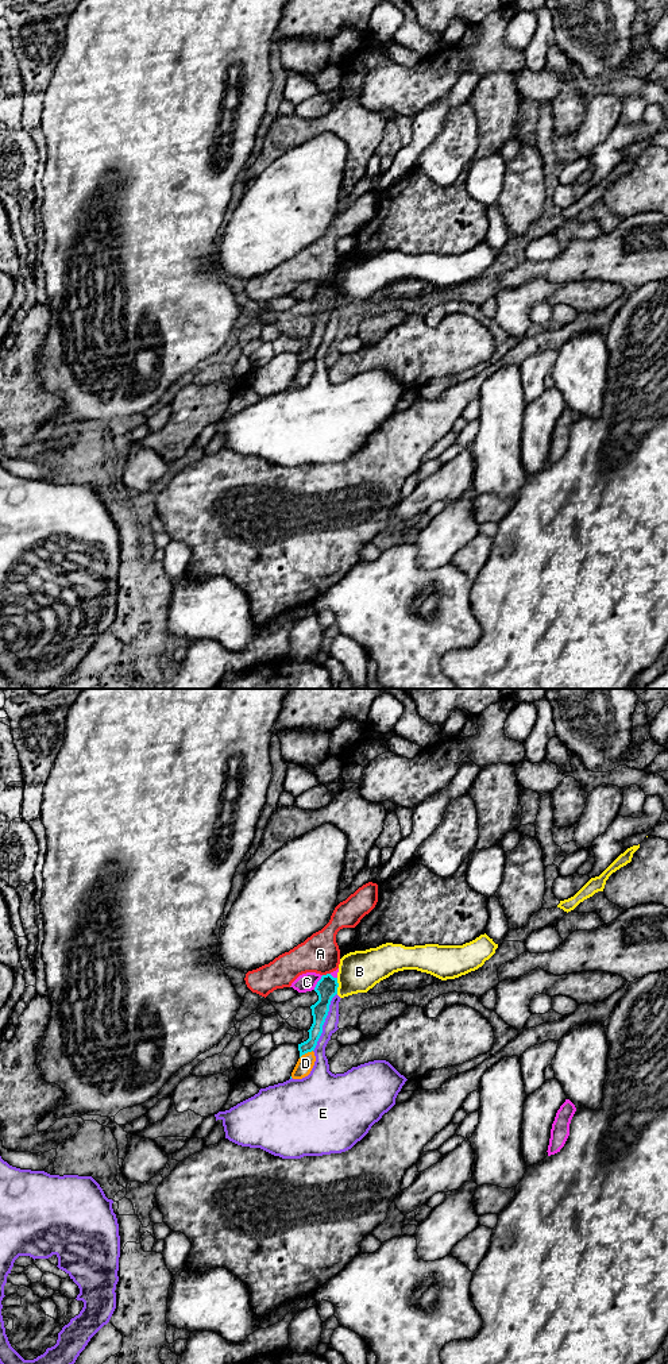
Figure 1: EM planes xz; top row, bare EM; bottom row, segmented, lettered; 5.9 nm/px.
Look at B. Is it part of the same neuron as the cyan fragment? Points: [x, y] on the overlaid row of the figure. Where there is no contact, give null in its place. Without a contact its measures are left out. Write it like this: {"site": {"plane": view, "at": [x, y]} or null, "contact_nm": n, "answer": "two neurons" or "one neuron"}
{"site": {"plane": "xz", "at": [338, 986]}, "contact_nm": 100, "answer": "two neurons"}

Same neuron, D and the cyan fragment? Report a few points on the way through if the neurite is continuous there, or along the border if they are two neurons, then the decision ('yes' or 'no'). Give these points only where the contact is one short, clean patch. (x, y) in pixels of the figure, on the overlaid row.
border xz (312, 1050), (300, 1058); no

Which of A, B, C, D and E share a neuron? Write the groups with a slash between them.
A / B E / C / D

